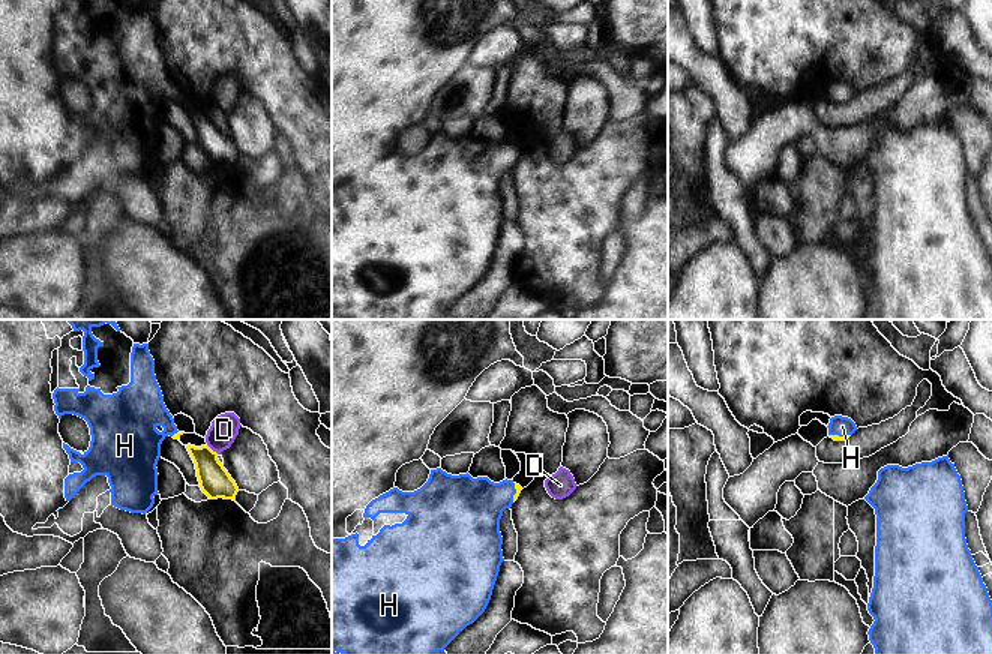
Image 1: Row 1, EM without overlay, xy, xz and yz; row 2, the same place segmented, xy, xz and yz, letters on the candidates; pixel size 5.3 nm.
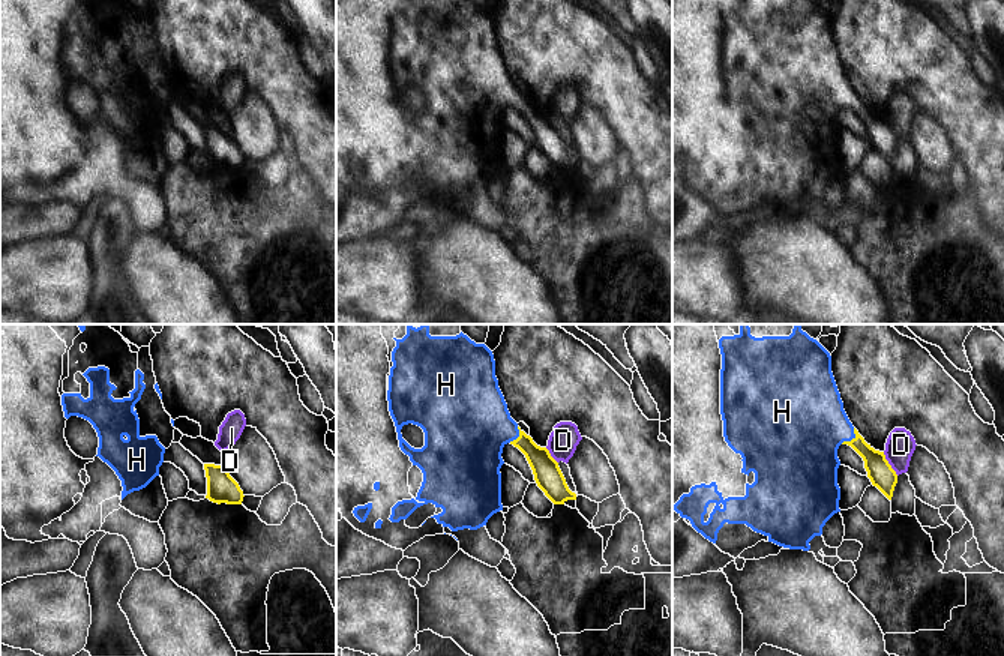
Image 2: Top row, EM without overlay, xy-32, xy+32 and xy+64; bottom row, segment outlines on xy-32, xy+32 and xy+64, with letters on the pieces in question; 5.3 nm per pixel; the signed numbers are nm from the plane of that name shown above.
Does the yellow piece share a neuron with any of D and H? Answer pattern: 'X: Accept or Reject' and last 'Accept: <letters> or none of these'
D: Reject
H: Accept
Accept: H

